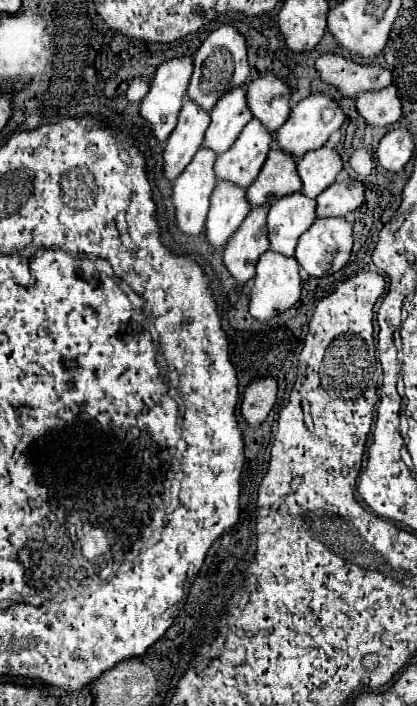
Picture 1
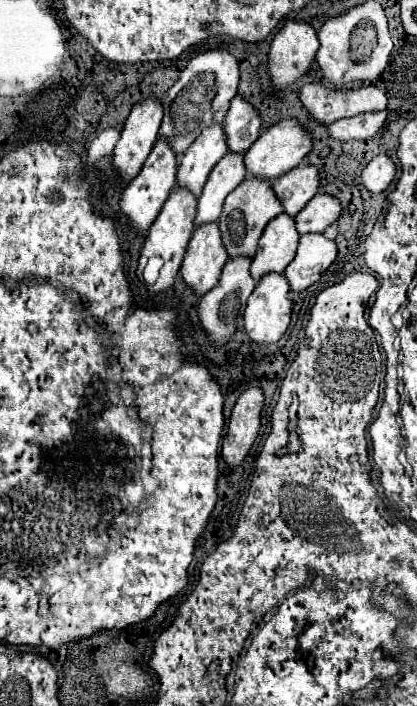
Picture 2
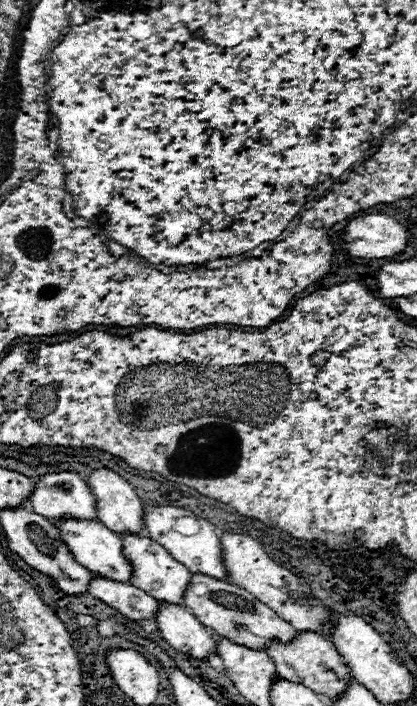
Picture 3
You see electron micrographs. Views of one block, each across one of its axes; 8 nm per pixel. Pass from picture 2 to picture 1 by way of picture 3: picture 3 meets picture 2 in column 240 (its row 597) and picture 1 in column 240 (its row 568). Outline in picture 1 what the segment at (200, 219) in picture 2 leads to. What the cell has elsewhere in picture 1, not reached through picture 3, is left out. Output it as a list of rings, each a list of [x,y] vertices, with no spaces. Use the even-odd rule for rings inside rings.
[[[250,120],[240,132],[238,140],[232,144],[232,148],[218,156],[214,164],[216,180],[248,188],[262,170],[270,144],[272,134],[268,134],[264,126],[260,126],[260,122]]]

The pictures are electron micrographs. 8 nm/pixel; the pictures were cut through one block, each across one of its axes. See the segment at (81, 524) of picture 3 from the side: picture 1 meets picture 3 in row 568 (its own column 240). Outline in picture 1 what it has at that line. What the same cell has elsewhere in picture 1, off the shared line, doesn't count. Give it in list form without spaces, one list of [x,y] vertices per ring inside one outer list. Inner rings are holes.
[[[244,86],[240,90],[230,90],[210,112],[210,126],[204,134],[202,148],[216,154],[226,152],[248,120],[252,120],[252,114],[248,114],[248,104],[244,102]]]

